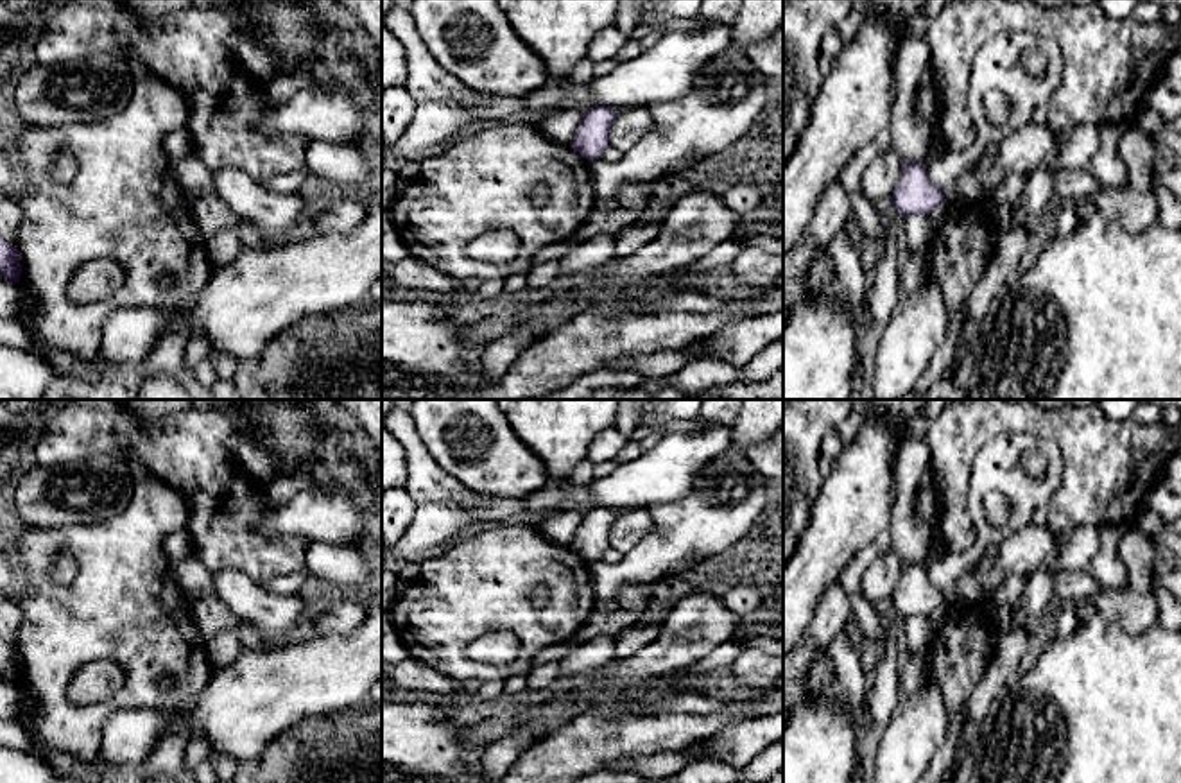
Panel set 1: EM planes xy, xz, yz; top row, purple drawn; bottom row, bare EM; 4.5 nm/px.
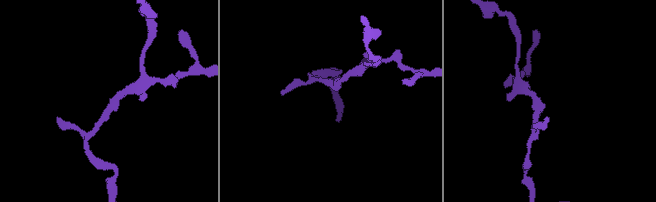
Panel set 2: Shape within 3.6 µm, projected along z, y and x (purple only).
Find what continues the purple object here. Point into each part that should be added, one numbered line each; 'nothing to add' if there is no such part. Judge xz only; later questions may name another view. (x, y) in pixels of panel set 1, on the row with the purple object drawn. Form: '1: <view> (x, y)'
nothing to add

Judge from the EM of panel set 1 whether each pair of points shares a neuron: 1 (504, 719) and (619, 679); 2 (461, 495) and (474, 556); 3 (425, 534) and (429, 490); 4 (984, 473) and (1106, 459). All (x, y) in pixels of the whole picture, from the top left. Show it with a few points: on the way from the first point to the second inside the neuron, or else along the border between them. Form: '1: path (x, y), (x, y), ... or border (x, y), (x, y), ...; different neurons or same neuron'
1: path (533, 719), (547, 719), (590, 696); same neuron
2: border (502, 522), (484, 525); different neurons
3: border (416, 504), (456, 502), (470, 509); different neurons
4: border (1033, 434), (1061, 456), (1061, 482), (1051, 506); different neurons

